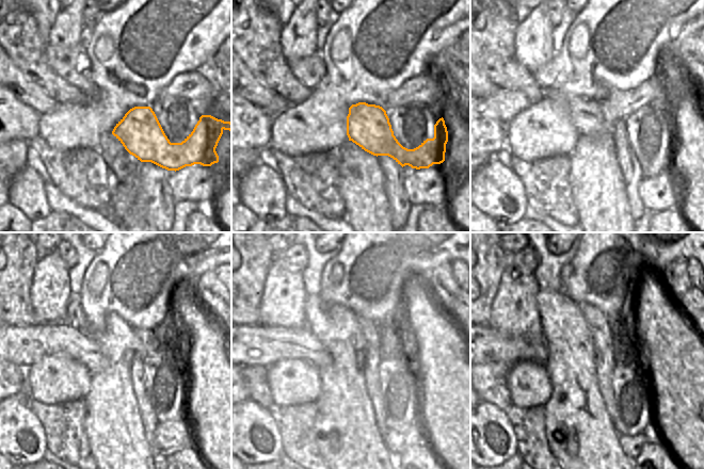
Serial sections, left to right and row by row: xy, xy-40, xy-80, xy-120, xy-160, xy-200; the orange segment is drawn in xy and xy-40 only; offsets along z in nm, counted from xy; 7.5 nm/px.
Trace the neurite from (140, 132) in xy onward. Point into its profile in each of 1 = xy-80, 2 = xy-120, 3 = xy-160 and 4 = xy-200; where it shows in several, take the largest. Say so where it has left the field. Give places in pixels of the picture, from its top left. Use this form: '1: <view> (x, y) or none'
1: xy-80 (587, 115)
2: xy-120 (24, 345)
3: xy-160 (266, 345)
4: xy-200 (492, 345)

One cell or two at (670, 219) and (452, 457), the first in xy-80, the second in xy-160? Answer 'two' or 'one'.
two

